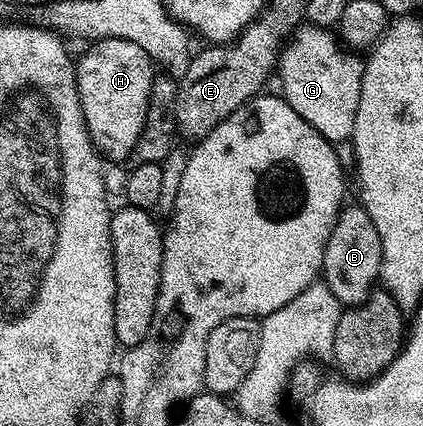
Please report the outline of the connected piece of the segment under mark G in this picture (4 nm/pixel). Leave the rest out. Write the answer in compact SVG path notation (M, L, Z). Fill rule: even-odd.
M313 24L299 25L291 33L278 55L276 78L282 81L280 97L290 105L292 112L296 112L296 116L308 120L308 124L312 124L312 128L316 128L320 136L324 136L329 142L341 144L345 138L347 141L354 137L356 108L360 108L363 65L363 59L357 53L348 52L347 47L343 45L333 29Z

